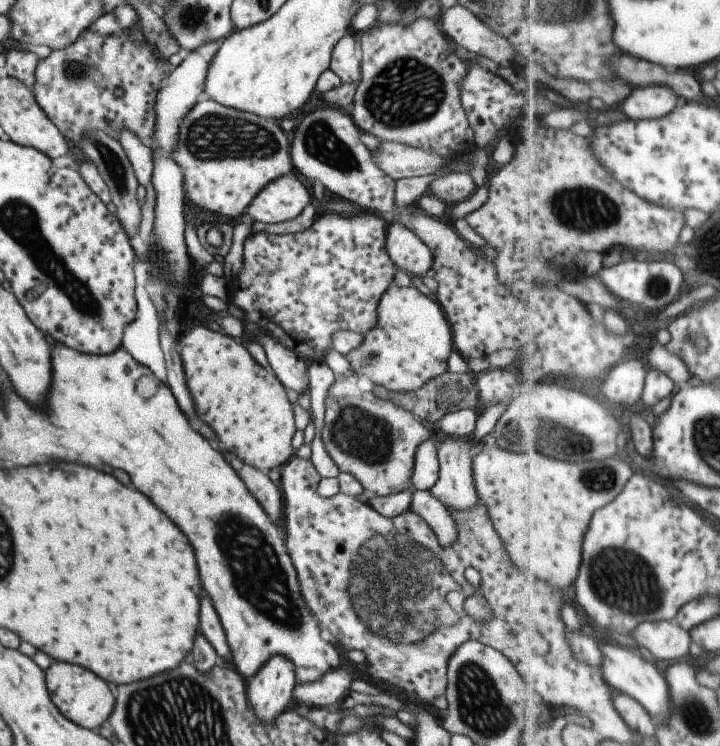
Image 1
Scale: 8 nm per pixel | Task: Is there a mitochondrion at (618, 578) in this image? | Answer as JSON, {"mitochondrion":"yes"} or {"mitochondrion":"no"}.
{"mitochondrion":"yes"}

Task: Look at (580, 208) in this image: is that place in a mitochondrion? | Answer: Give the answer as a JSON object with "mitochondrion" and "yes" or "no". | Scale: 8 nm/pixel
{"mitochondrion":"yes"}

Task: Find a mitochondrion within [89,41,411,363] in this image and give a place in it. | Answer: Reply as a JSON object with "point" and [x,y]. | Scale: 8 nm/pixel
{"point":[216,136]}

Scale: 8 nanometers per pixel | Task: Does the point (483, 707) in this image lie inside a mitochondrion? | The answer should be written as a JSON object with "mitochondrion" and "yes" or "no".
{"mitochondrion":"yes"}

